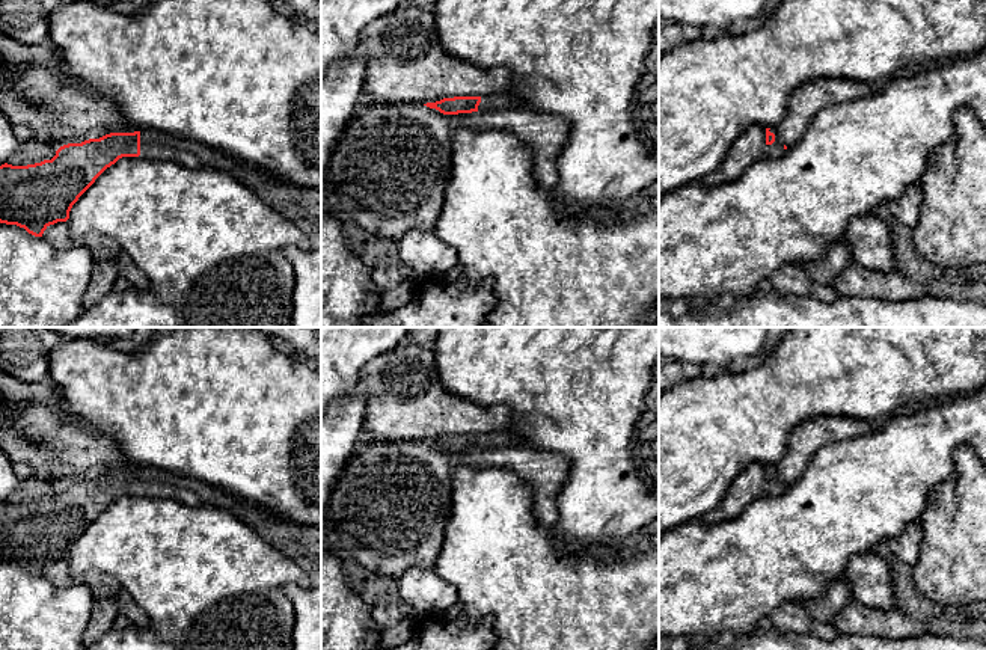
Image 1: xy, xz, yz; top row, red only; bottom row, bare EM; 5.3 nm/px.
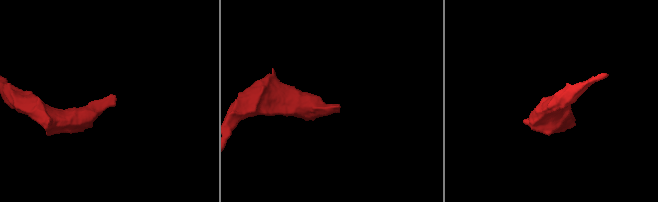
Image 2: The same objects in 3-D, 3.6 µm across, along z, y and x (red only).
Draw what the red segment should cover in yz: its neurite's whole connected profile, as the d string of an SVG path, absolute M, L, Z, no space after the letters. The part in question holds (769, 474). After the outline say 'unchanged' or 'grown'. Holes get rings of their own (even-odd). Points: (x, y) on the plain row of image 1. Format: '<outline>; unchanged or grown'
M766 466L766 486L763 495L781 493L787 484L779 477L776 466Z; grown

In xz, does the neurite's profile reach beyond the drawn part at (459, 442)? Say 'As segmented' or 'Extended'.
Extended

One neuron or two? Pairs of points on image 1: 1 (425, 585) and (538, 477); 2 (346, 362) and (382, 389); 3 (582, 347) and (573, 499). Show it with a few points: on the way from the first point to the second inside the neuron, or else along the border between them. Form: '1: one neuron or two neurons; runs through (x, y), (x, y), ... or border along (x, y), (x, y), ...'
1: two neurons; border along (433, 567), (407, 567), (398, 578)
2: two neurons; border along (365, 370), (353, 392), (364, 400), (364, 409)
3: one neuron; runs through (582, 385), (582, 462)

